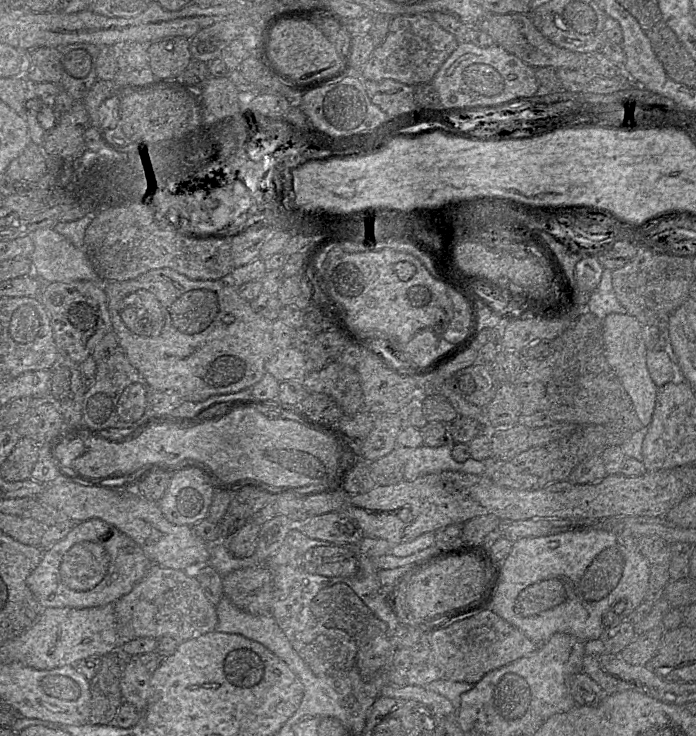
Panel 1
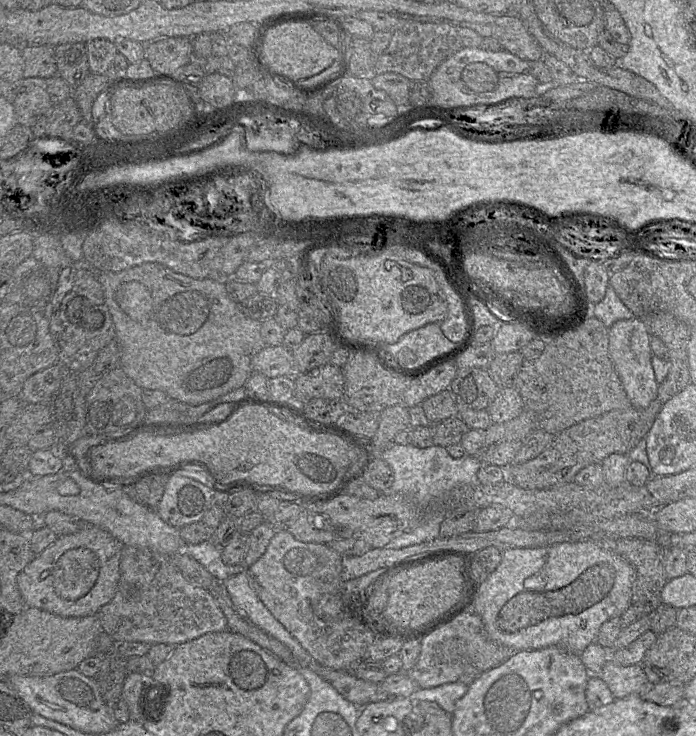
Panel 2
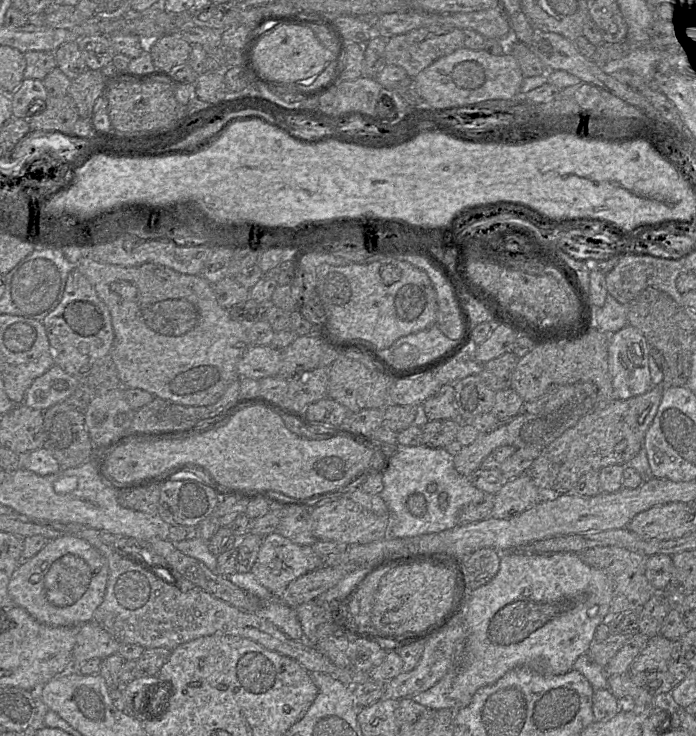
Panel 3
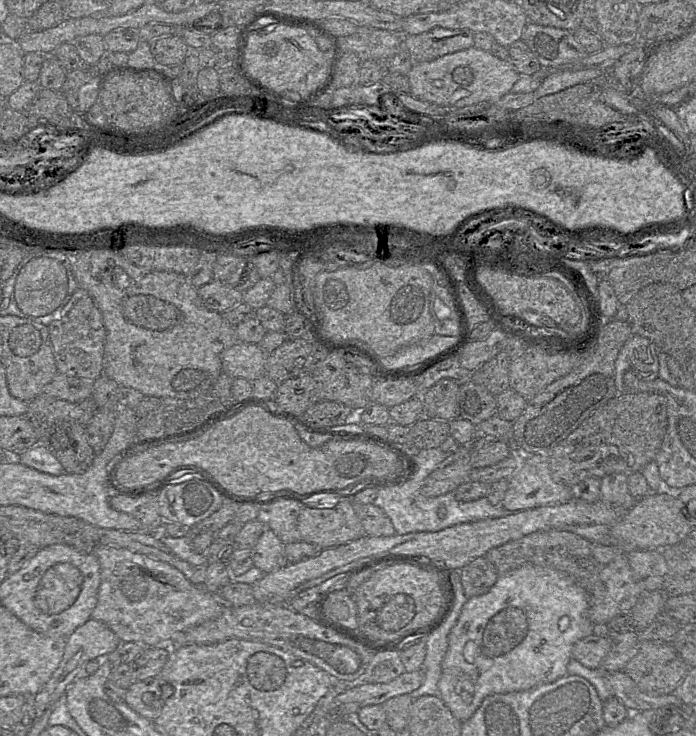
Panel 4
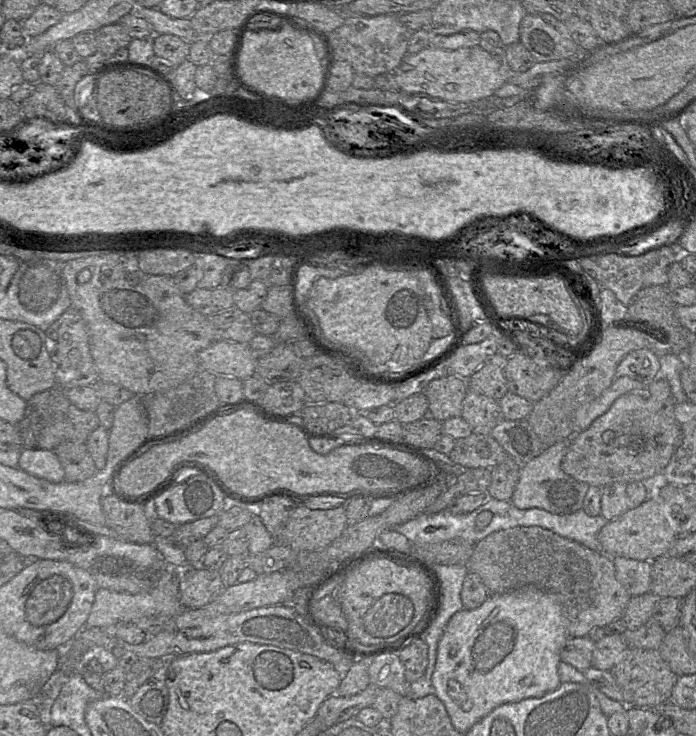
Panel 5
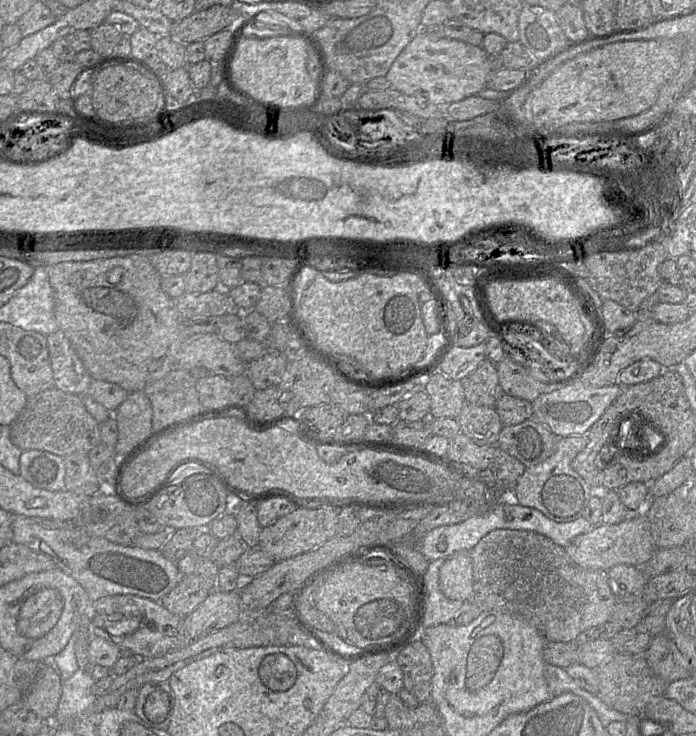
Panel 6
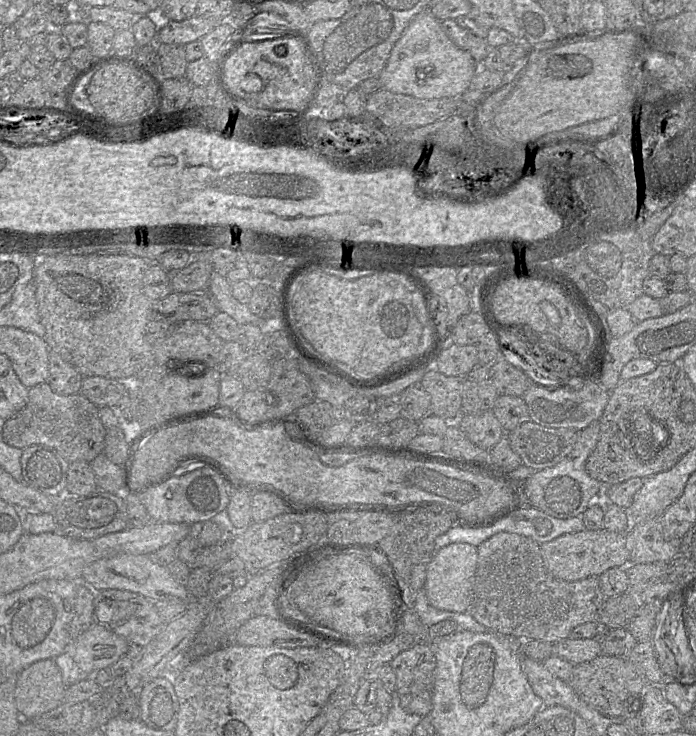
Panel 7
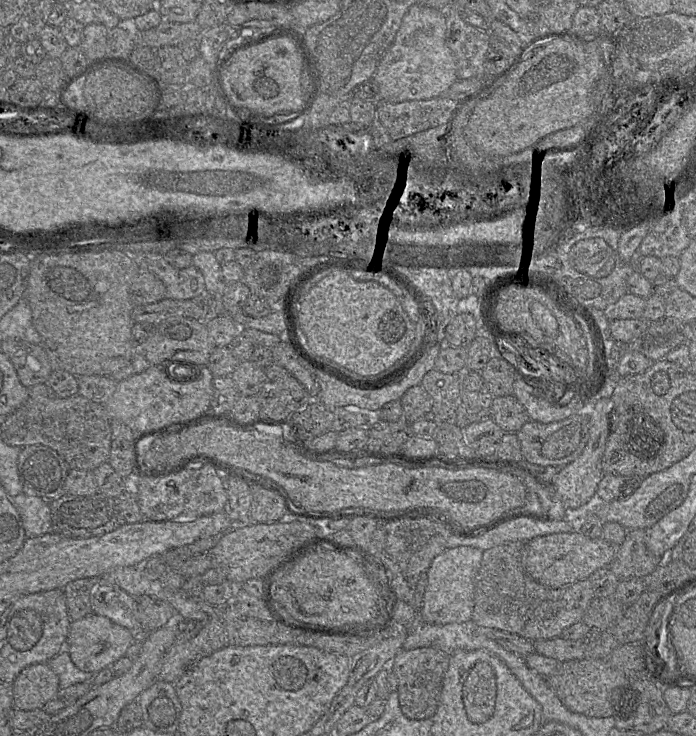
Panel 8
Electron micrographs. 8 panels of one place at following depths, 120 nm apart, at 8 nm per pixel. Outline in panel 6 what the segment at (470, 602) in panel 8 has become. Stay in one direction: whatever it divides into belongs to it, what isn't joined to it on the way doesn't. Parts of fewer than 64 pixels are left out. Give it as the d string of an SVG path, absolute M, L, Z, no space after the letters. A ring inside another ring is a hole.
M458 551L445 560L440 568L439 585L448 599L472 600L473 563L470 551Z

